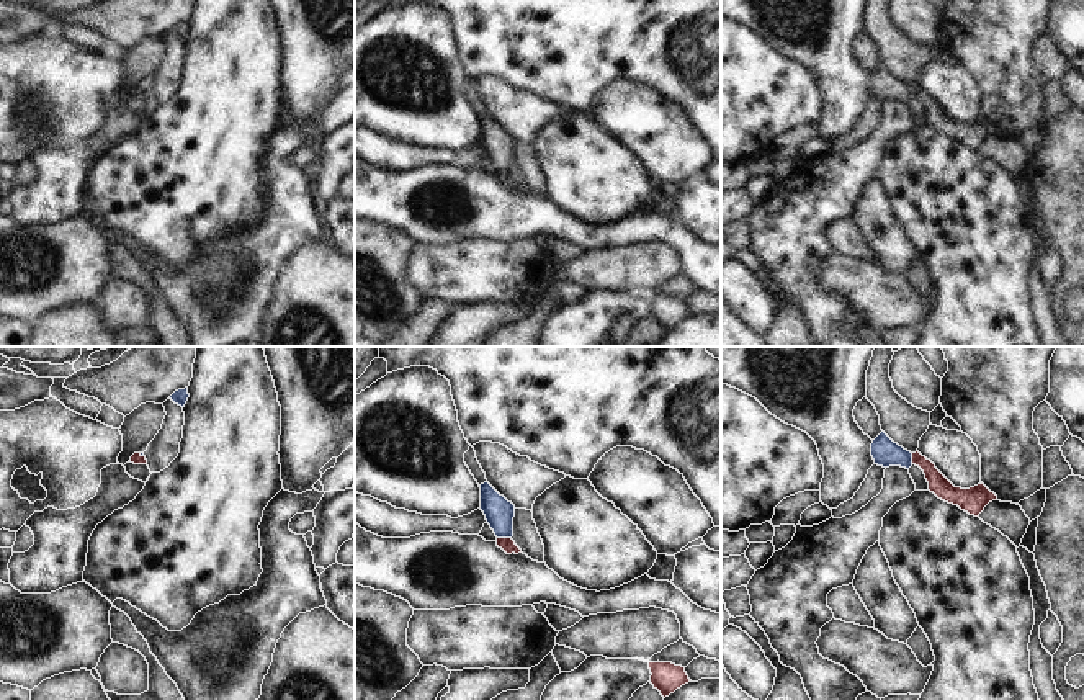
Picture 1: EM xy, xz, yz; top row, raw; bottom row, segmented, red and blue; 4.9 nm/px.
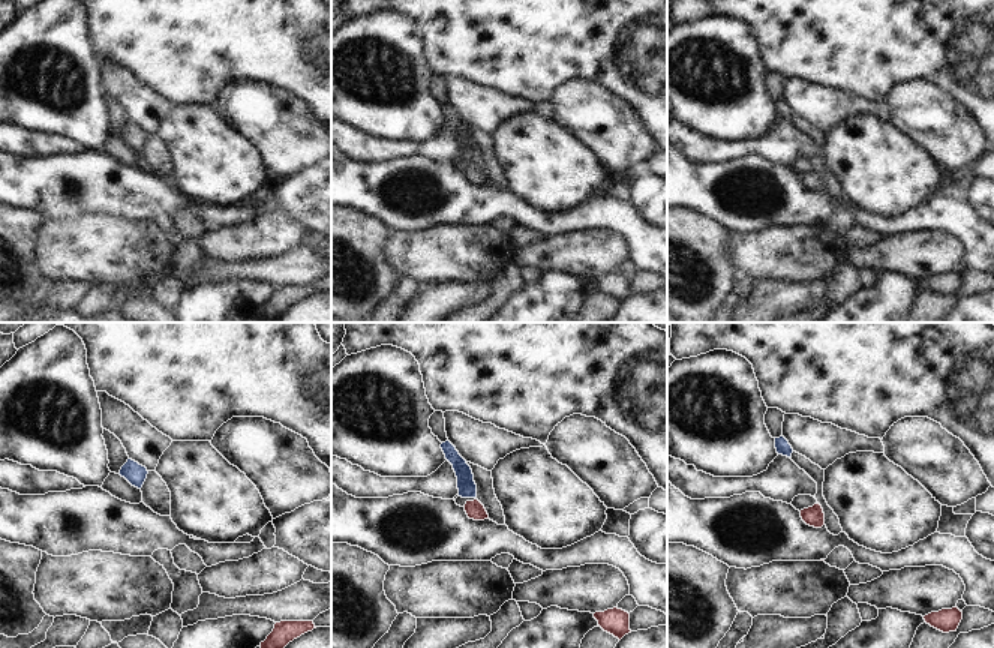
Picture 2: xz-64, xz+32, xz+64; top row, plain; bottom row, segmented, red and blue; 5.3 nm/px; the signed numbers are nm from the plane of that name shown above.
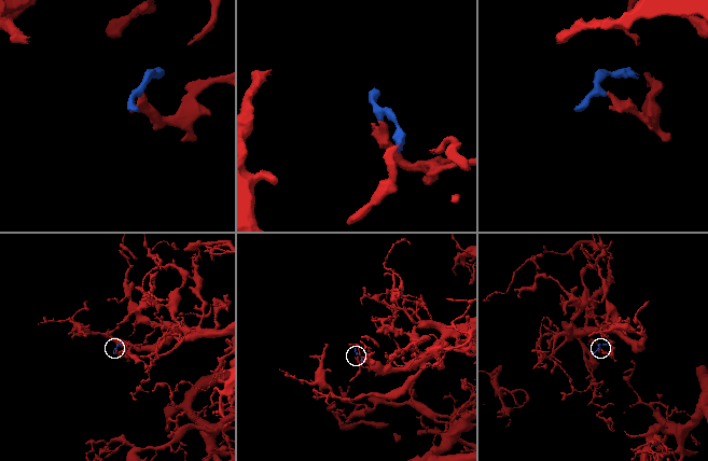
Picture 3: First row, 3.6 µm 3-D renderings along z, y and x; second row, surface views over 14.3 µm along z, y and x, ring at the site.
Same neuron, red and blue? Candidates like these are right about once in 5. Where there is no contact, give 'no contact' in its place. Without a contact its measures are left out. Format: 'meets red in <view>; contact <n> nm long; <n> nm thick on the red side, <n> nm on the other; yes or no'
meets red in xz; contact 70 nm long; 70 nm thick on the red side, 150 nm on the other; no

